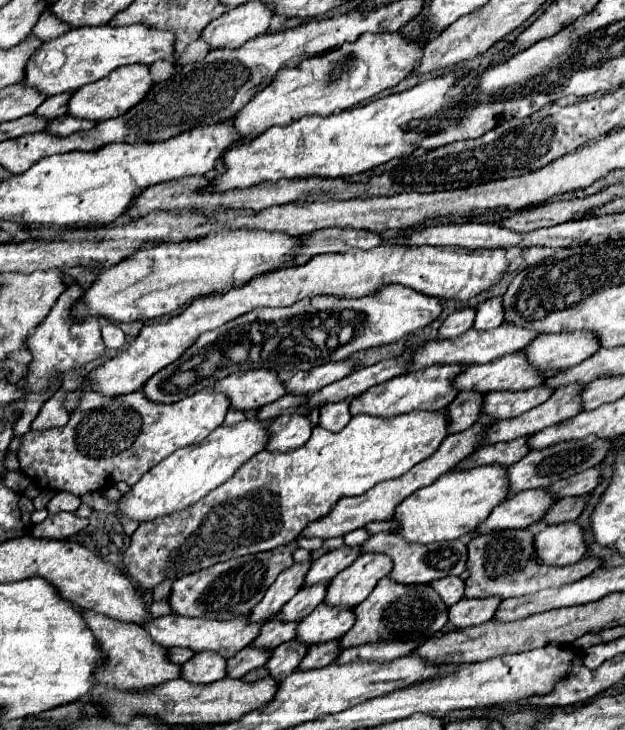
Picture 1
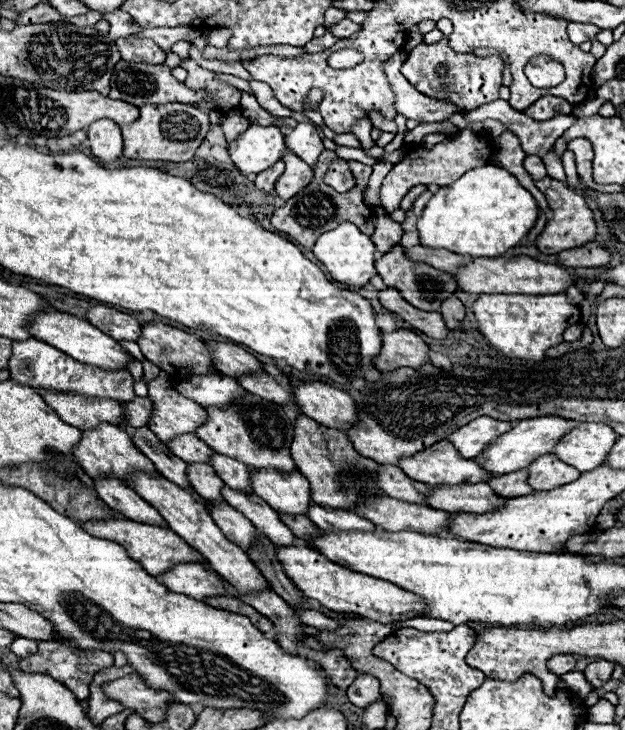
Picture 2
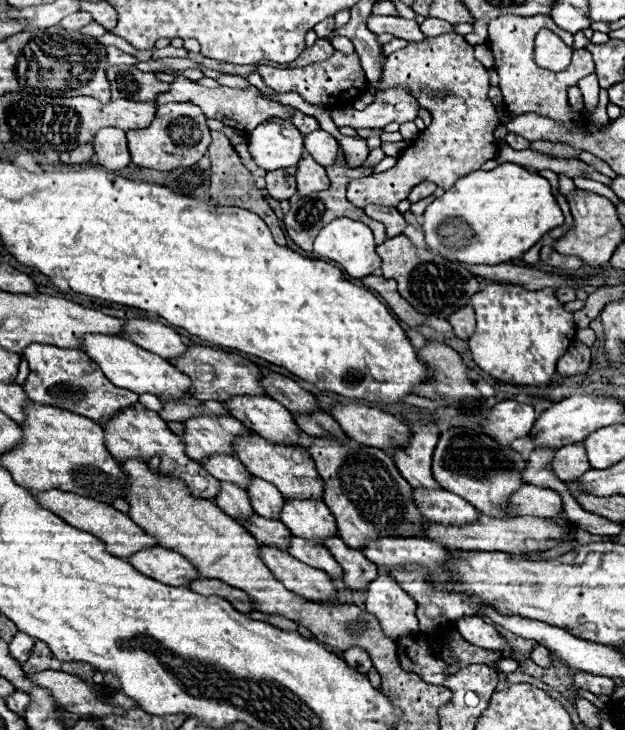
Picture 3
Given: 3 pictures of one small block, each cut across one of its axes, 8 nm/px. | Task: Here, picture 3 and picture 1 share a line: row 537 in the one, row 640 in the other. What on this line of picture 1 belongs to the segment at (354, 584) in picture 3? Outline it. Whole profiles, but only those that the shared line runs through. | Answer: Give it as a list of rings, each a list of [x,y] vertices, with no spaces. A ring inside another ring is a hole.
[[[338,640],[328,642],[328,644],[320,644],[316,648],[308,648],[304,660],[300,662],[298,670],[314,670],[314,668],[322,668],[328,666],[330,662],[334,662],[334,658],[340,654],[340,646]]]

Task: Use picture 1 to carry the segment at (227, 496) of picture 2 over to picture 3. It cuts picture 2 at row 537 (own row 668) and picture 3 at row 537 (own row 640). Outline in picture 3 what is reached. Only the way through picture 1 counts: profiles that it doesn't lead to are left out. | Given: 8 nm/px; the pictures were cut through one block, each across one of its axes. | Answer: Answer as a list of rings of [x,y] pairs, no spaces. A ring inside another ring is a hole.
[[[292,536],[290,538],[290,544],[288,544],[288,552],[298,558],[300,562],[312,566],[312,568],[320,568],[324,570],[326,574],[330,574],[332,578],[342,578],[342,568],[338,562],[334,562],[332,554],[324,548],[324,546],[318,546],[314,542],[304,542],[304,538],[296,538]]]

